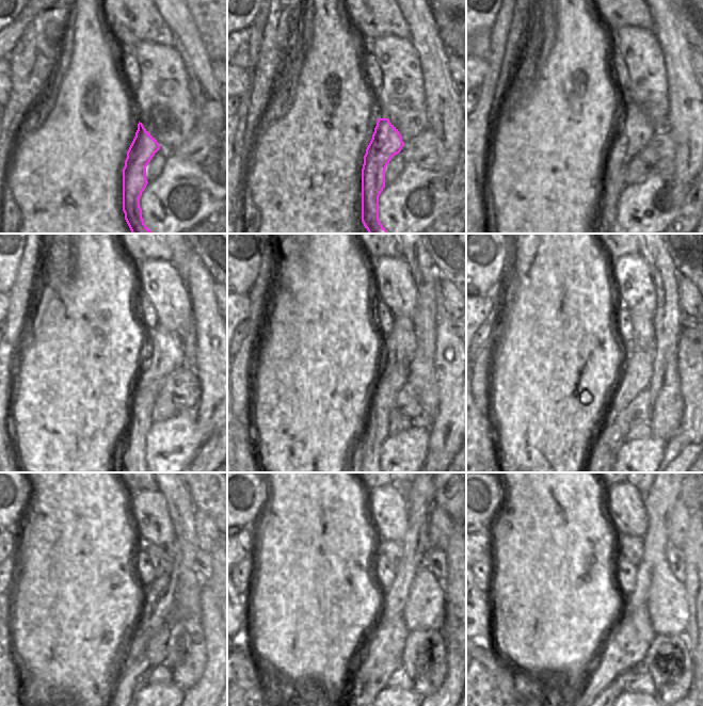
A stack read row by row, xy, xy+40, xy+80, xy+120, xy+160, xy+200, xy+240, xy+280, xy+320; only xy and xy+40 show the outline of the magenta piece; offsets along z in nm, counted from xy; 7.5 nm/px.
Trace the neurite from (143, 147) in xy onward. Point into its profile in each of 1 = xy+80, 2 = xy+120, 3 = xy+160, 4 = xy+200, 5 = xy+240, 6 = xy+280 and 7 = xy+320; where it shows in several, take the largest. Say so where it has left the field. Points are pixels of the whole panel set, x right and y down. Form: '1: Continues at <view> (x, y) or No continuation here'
1: Continues at xy+80 (635, 130)
2: Continues at xy+120 (163, 349)
3: Continues at xy+160 (399, 348)
4: Continues at xy+200 (637, 356)
5: Continues at xy+240 (160, 596)
6: Continues at xy+280 (419, 499)
7: Continues at xy+320 (662, 494).

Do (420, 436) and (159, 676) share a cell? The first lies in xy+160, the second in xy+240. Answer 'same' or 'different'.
different

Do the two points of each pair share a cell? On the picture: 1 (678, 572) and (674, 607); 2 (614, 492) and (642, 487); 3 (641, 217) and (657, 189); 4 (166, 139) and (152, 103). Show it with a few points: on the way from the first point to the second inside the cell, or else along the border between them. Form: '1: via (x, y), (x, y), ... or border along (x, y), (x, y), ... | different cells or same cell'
1: border along (666, 557), (666, 562), (671, 573), (682, 582) | different cells
2: border along (630, 483), (638, 491), (644, 502) | different cells
3: via (645, 210), (656, 199), (656, 195) | same cell
4: via (166, 130), (165, 117), (160, 112) | same cell

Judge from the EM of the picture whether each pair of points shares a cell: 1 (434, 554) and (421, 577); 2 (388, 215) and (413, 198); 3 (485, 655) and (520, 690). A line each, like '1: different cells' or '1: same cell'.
1: different cells
2: same cell
3: same cell

